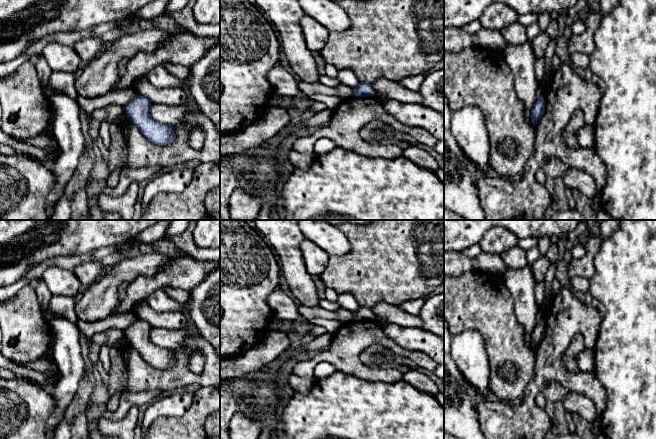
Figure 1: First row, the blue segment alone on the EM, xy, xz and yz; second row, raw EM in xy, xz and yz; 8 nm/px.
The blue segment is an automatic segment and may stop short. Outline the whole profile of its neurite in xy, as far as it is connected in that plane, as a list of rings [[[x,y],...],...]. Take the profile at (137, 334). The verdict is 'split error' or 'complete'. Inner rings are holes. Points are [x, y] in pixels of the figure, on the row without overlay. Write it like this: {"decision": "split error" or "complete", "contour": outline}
{"decision": "complete", "contour": [[[137,318],[125,331],[128,343],[152,367],[165,370],[173,367],[175,358],[172,349],[162,348],[150,340],[151,326]]]}

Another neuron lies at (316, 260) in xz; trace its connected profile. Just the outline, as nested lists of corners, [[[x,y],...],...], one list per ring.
[[[307,239],[301,242],[300,250],[307,272],[312,276],[322,274],[328,265],[329,255]]]

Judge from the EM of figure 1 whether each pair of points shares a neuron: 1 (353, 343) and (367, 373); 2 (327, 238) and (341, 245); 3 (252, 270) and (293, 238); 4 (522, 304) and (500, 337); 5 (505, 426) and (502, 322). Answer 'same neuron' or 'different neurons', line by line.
1: same neuron
2: same neuron
3: different neurons
4: different neurons
5: different neurons

